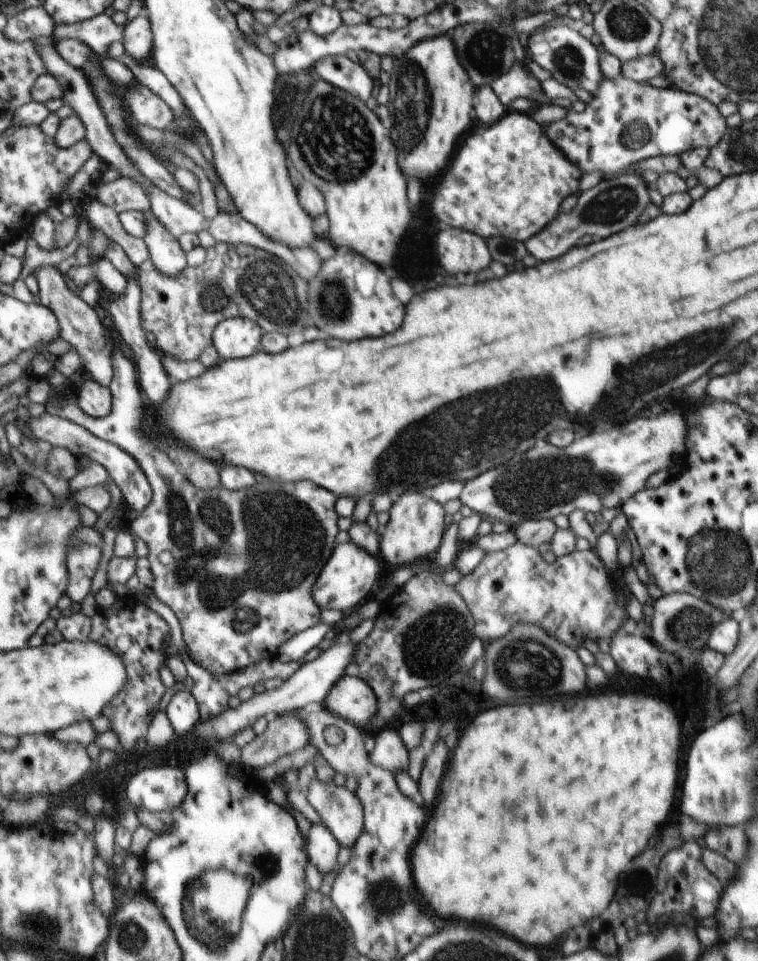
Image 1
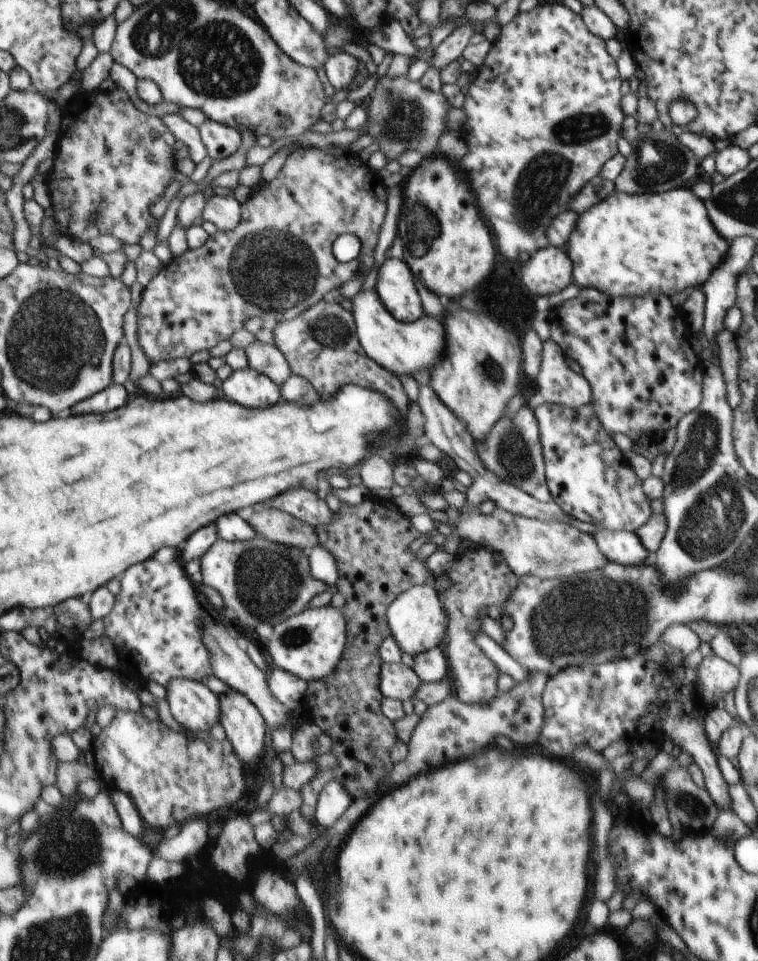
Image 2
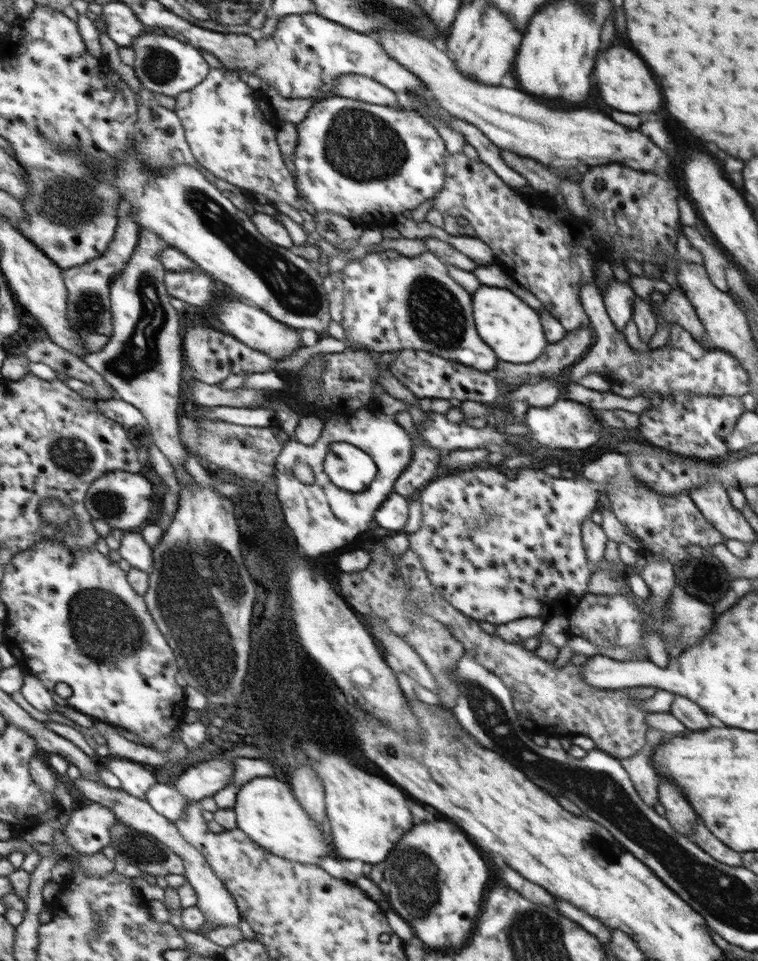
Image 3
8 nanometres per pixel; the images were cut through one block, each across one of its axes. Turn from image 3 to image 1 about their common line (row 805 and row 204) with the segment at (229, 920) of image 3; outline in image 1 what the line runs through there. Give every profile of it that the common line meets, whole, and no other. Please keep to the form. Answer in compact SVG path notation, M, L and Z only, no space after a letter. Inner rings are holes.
M121 177L117 182L102 183L97 198L105 206L118 208L120 214L153 209L149 193L138 182L127 177Z

